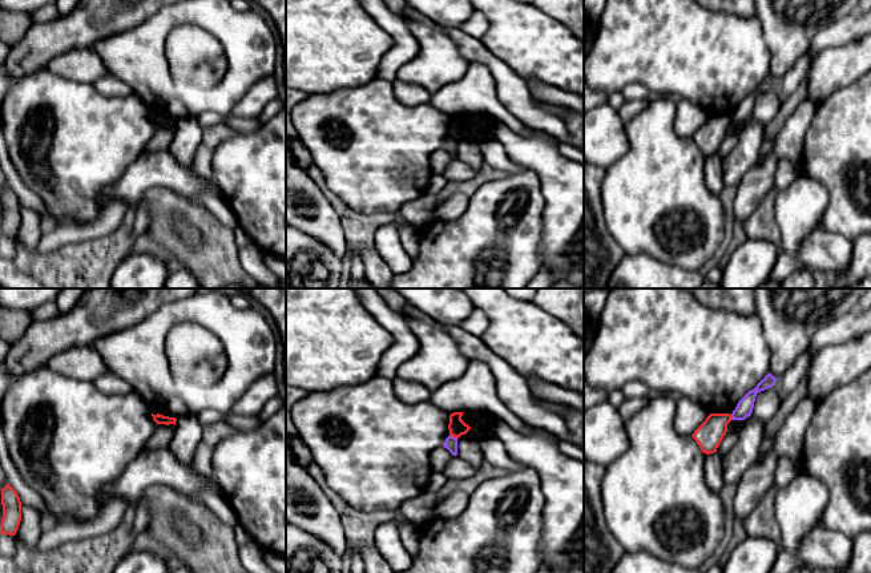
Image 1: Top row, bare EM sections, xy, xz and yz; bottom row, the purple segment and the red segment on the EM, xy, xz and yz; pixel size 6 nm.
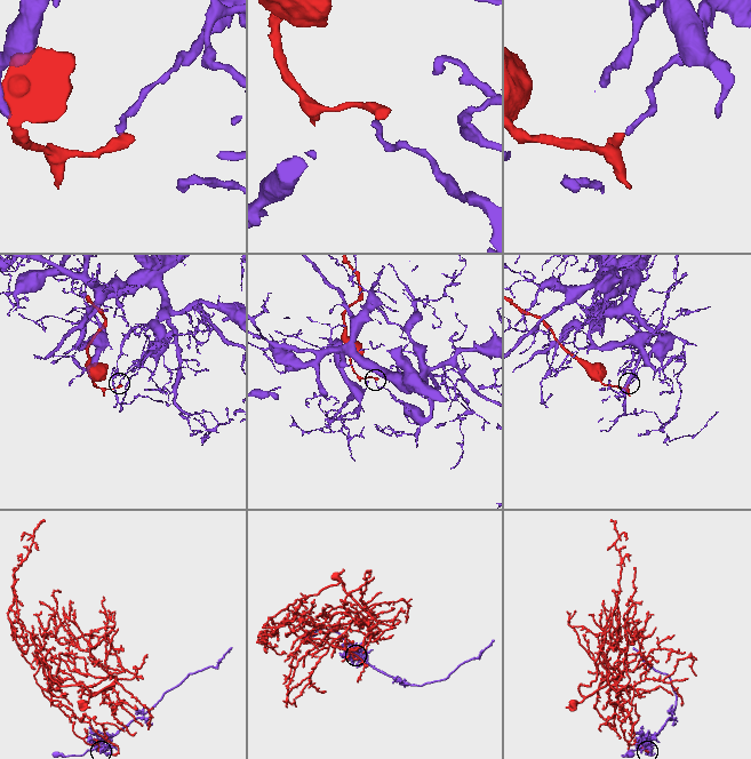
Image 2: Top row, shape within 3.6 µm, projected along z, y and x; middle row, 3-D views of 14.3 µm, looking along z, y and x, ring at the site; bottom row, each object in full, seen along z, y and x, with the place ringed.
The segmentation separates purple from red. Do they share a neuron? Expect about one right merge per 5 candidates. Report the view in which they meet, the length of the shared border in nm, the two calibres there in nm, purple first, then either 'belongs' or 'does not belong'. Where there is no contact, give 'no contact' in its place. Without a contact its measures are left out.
meets purple in xz; contact 60 nm long; 80 nm thick on the purple side, 100 nm on the other; does not belong

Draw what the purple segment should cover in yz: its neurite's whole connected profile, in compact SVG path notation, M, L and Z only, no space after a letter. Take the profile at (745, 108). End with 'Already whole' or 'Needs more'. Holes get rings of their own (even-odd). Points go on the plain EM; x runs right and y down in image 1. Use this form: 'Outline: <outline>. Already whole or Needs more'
Outline: M769 74L754 92L749 93L737 106L731 116L733 122L745 122L751 117L758 94L775 88L777 81Z. Already whole

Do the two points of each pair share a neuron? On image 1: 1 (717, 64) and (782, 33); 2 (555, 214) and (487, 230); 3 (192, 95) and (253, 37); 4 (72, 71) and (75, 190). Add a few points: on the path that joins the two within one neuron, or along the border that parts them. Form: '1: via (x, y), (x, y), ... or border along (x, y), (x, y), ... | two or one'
1: border along (754, 15), (769, 52), (769, 72) | two
2: border along (541, 185), (544, 196), (543, 238), (537, 247) | two
3: via (212, 95), (217, 95), (246, 65), (250, 57) | one
4: border along (45, 68), (71, 80), (92, 84) | two

